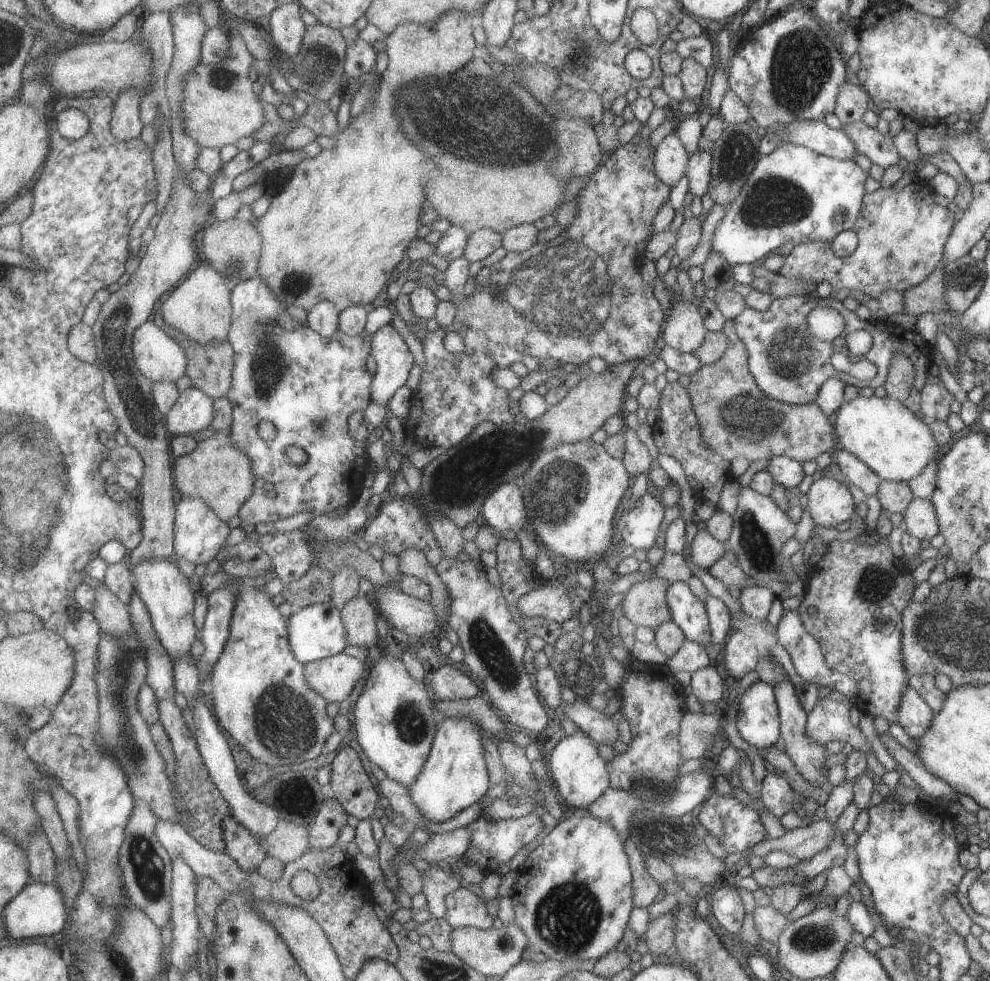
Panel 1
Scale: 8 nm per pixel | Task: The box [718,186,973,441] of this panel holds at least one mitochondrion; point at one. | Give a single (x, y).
(788, 356)

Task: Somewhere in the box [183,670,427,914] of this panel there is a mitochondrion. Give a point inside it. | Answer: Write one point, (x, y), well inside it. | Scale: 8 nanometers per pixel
(285, 726)

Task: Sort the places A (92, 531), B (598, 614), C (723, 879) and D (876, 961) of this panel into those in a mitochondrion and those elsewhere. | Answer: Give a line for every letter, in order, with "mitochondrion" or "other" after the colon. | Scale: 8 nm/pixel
A: other
B: other
C: other
D: other

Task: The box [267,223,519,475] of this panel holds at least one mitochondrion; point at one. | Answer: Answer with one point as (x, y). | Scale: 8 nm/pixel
(299, 281)

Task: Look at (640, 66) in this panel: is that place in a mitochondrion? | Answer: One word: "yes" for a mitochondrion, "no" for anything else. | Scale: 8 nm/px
no

